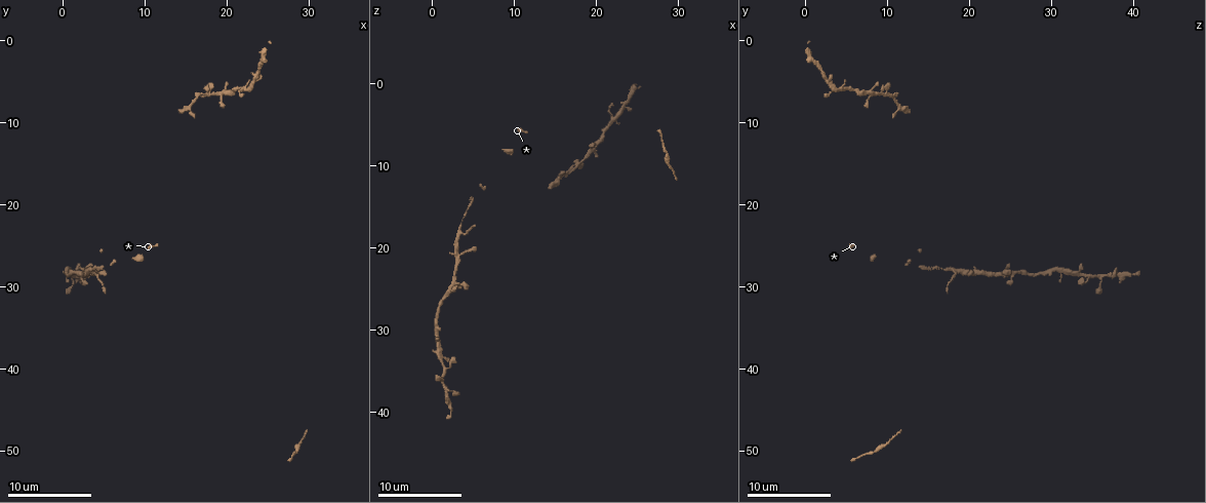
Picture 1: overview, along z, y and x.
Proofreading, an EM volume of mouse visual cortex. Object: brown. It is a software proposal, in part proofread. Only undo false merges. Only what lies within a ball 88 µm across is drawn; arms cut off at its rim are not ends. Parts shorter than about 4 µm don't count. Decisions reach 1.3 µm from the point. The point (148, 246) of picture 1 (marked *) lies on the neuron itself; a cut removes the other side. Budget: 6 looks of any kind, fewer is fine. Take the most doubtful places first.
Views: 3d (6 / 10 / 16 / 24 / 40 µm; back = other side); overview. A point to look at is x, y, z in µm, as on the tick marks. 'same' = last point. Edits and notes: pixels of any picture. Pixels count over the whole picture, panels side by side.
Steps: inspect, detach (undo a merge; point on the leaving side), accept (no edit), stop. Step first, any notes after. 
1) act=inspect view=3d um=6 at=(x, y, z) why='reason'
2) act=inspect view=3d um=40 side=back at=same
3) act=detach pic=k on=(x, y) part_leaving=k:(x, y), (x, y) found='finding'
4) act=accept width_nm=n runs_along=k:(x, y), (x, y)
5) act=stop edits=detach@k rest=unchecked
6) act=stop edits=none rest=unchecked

act=inspect view=3d um=10 at=(18.2, 6.4, 9.6) why='calibre changes'

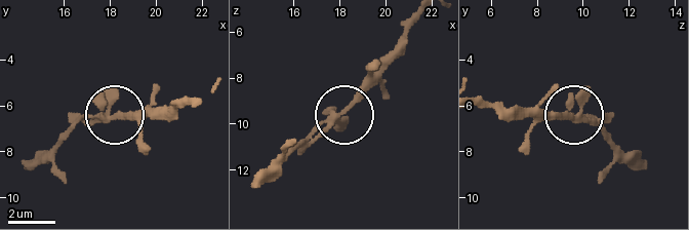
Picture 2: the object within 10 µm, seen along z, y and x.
act=inspect view=3d um=10 side=back at=(18.4, 6.4, 9.3)

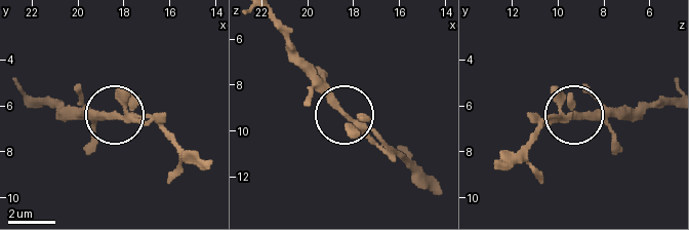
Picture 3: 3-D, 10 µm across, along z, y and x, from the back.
act=accept arms=3 found='all the same neuron'

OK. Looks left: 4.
act=inspect view=3d um=10 at=(21.4, 6.0, 5.2) why='thick turns thin'

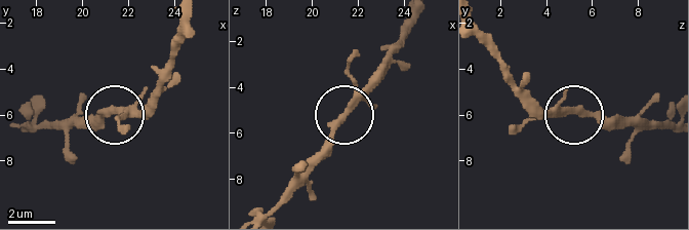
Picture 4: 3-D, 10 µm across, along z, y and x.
act=accept found='all the same neuron'

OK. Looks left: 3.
act=inspect view=3d um=10 at=(29.2, 48.8, 10.0) why='sudden change in width'

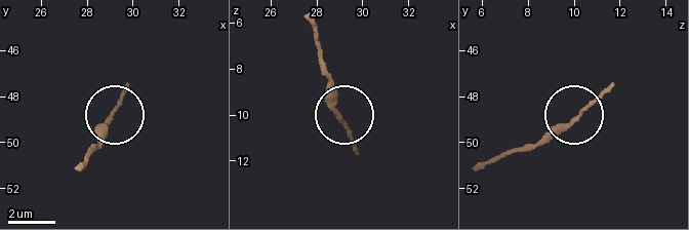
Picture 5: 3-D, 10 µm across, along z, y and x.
act=inspect view=3d um=10 side=back at=(29.1, 48.7, 10.3) why='other side'

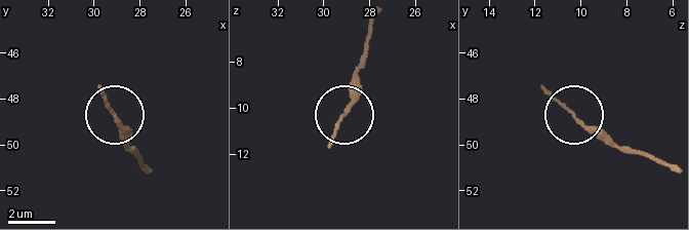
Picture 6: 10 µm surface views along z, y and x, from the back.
act=accept found='continuous, no second neuron'

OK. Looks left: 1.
act=stop edits=none rest=unchecked

